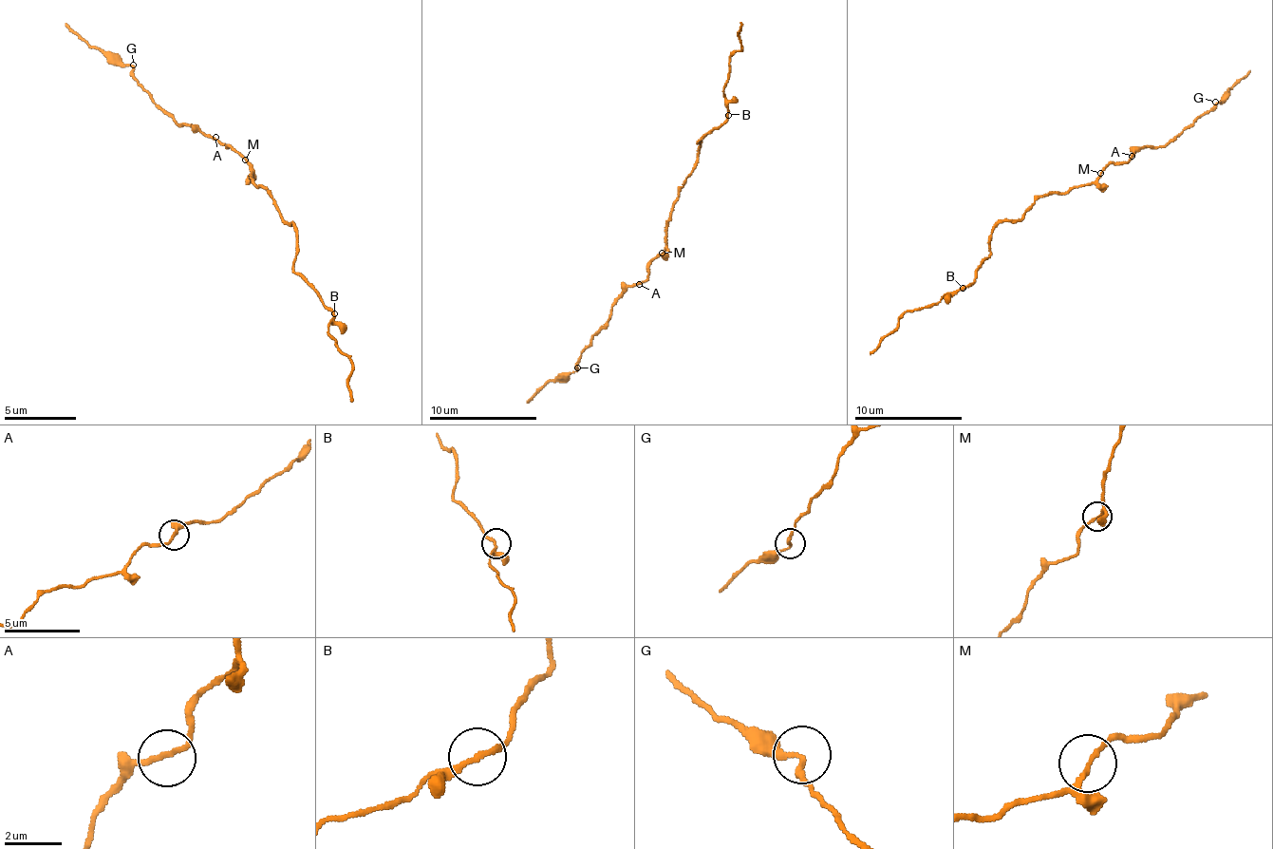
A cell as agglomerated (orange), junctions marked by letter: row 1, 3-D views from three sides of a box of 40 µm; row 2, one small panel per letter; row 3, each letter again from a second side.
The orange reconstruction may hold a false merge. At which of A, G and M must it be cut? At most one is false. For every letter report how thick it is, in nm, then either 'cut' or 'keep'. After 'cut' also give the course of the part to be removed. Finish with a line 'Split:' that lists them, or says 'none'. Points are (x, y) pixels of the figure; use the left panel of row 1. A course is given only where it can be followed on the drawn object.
A: 170 nm | keep
G: 190 nm | keep
M: 160 nm | cut | (244, 159), (259, 187), (291, 223), (295, 270), (334, 316), (327, 331), (352, 364), (352, 403)
Split: M

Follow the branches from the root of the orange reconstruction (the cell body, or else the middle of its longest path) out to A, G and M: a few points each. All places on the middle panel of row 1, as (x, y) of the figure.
A: (672, 212), (672, 219), (666, 225), (666, 247), (650, 263), (650, 273), (639, 284)
G: (672, 212), (666, 247), (650, 263), (650, 273), (631, 284), (612, 306), (607, 325), (580, 354), (577, 367)
M: (672, 212), (672, 219), (666, 225), (666, 247), (661, 252)

